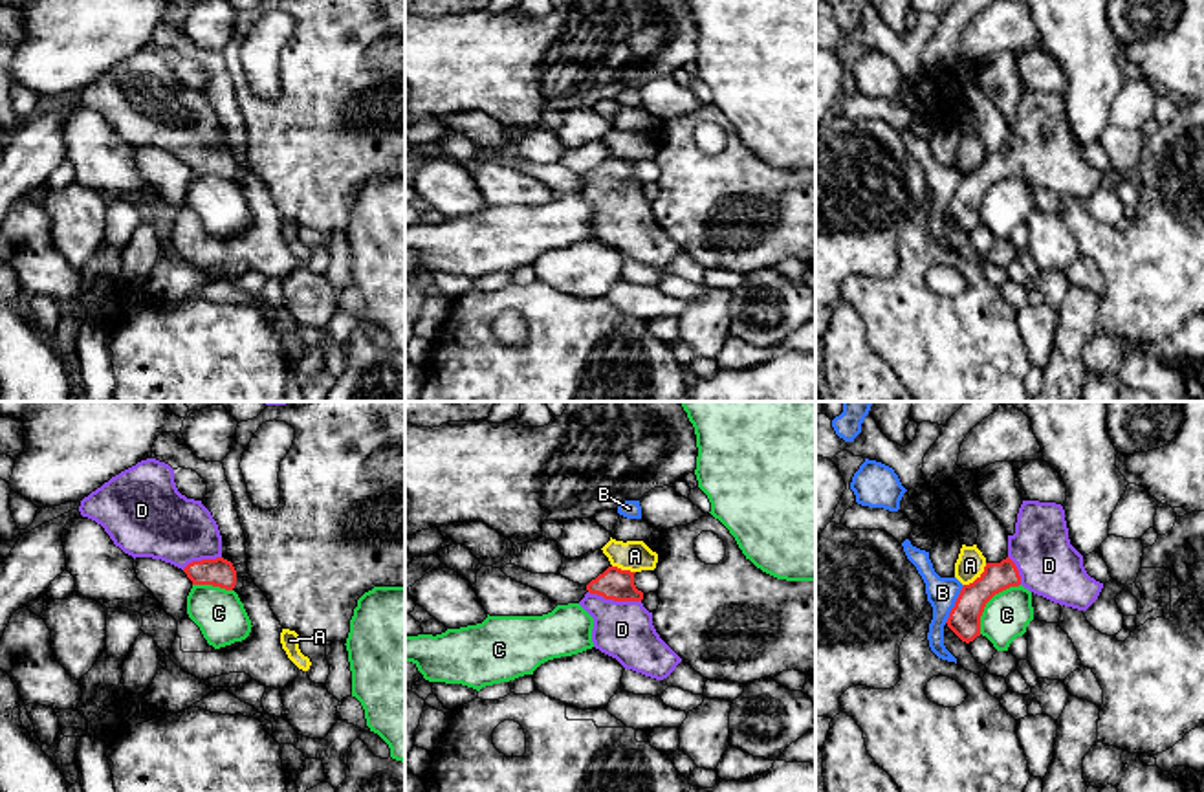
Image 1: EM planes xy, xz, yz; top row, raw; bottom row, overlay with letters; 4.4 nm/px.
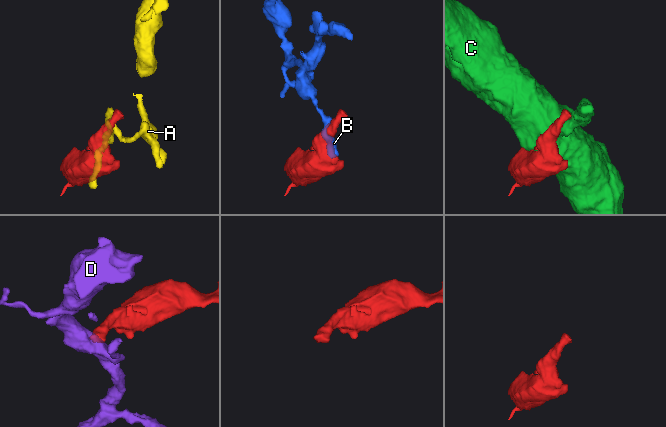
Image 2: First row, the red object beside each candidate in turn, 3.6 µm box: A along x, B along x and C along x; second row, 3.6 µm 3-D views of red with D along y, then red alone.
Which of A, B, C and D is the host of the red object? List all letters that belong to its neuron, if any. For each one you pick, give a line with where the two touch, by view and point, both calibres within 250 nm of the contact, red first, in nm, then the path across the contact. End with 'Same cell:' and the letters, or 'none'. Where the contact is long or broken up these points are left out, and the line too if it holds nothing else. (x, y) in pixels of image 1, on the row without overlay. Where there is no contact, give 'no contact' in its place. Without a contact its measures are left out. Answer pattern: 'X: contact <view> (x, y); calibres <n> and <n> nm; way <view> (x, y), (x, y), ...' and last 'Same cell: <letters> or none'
D: contact xz (614, 189); calibres 140 and 260 nm; way xz (614, 173), (614, 189), (622, 219)
Same cell: D

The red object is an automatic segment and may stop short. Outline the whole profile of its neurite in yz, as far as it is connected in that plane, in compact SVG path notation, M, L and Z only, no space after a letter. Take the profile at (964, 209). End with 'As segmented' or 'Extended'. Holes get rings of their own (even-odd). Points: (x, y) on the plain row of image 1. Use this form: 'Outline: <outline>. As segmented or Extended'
Outline: M1023 90L1015 123L1008 125L1008 147L986 152L984 161L962 176L947 216L962 231L973 231L980 226L986 192L1019 174L1078 200L1087 200L1098 189L1103 172L1087 163L1083 145L1070 134L1061 94Z. Extended

